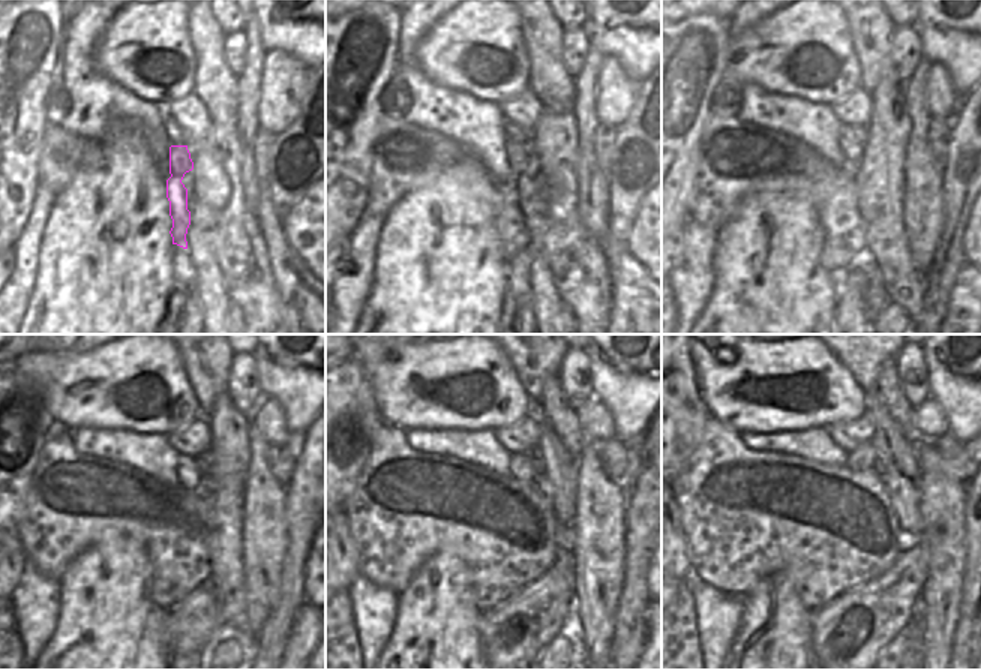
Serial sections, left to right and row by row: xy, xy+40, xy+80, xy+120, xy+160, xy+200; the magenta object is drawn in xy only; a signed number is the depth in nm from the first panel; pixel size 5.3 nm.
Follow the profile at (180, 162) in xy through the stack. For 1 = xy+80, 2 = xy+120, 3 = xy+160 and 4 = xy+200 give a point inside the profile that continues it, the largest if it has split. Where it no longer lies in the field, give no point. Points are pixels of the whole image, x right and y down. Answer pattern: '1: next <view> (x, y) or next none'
1: next xy+80 (854, 137)
2: next xy+120 (188, 468)
3: next xy+160 (522, 466)
4: next xy+200 (861, 459)

